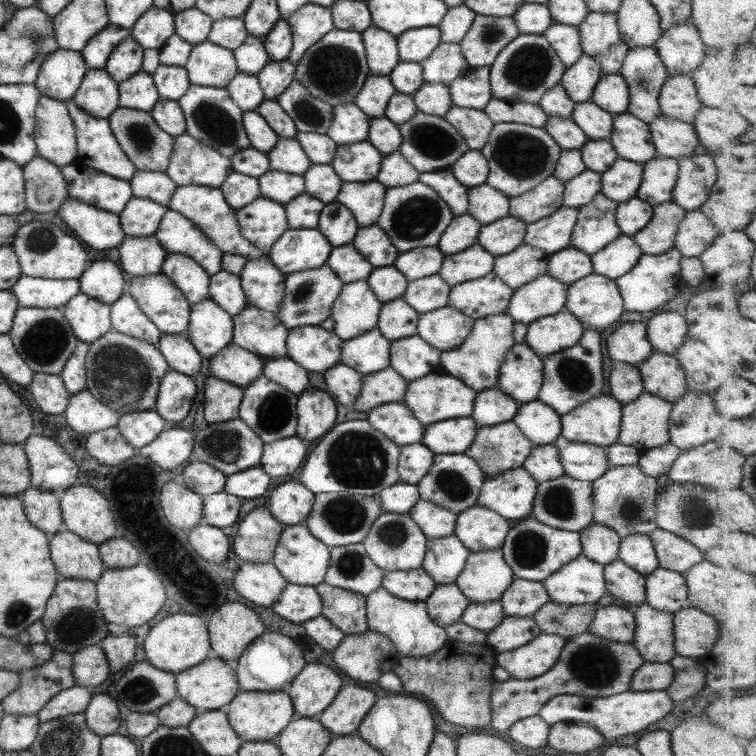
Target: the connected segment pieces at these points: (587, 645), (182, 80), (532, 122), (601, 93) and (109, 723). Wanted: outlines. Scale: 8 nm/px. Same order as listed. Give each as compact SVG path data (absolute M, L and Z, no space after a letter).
M589 633L576 634L565 641L555 665L541 676L527 680L507 678L493 682L489 694L490 722L493 730L507 732L515 721L537 715L539 709L557 694L605 698L629 689L630 678L644 660L631 642L619 643Z
M159 65L151 74L158 96L176 101L189 88L187 71L184 67Z
M491 97L482 110L491 122L514 122L543 129L548 116L538 104L528 102L505 102Z
M620 73L602 75L597 81L590 102L608 113L625 113L628 107L629 90Z
M95 694L93 698L90 697L82 713L87 728L99 737L115 733L119 726L117 703L107 694Z

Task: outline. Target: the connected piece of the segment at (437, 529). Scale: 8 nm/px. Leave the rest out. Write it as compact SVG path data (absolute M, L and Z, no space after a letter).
M417 501L408 514L428 539L454 534L456 514L432 502Z

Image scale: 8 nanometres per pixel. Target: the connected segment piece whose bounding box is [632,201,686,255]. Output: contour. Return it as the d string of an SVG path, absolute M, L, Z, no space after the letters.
M672 201L652 206L649 222L632 236L642 254L658 255L674 248L674 238L685 213Z

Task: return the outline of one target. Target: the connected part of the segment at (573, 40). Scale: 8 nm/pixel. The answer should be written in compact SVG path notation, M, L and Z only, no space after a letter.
M552 22L541 34L556 52L561 64L569 68L582 54L579 32L574 26Z

